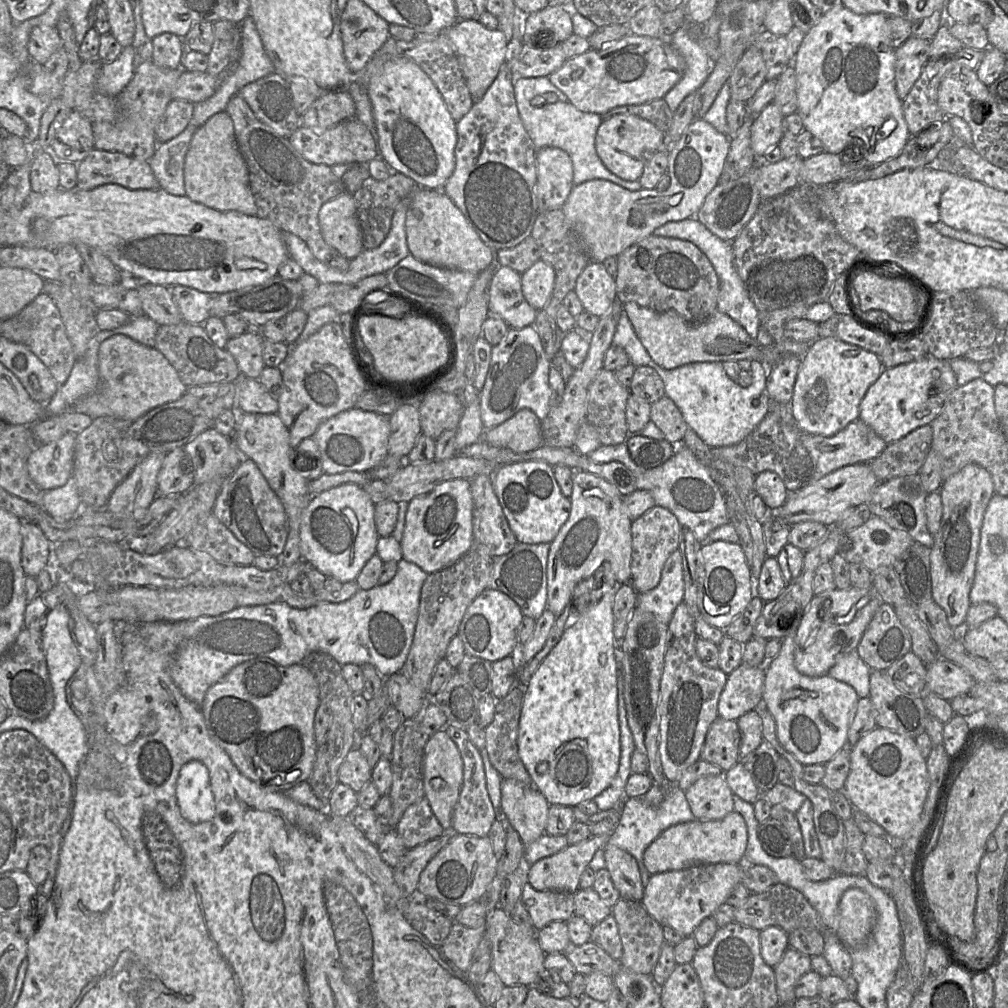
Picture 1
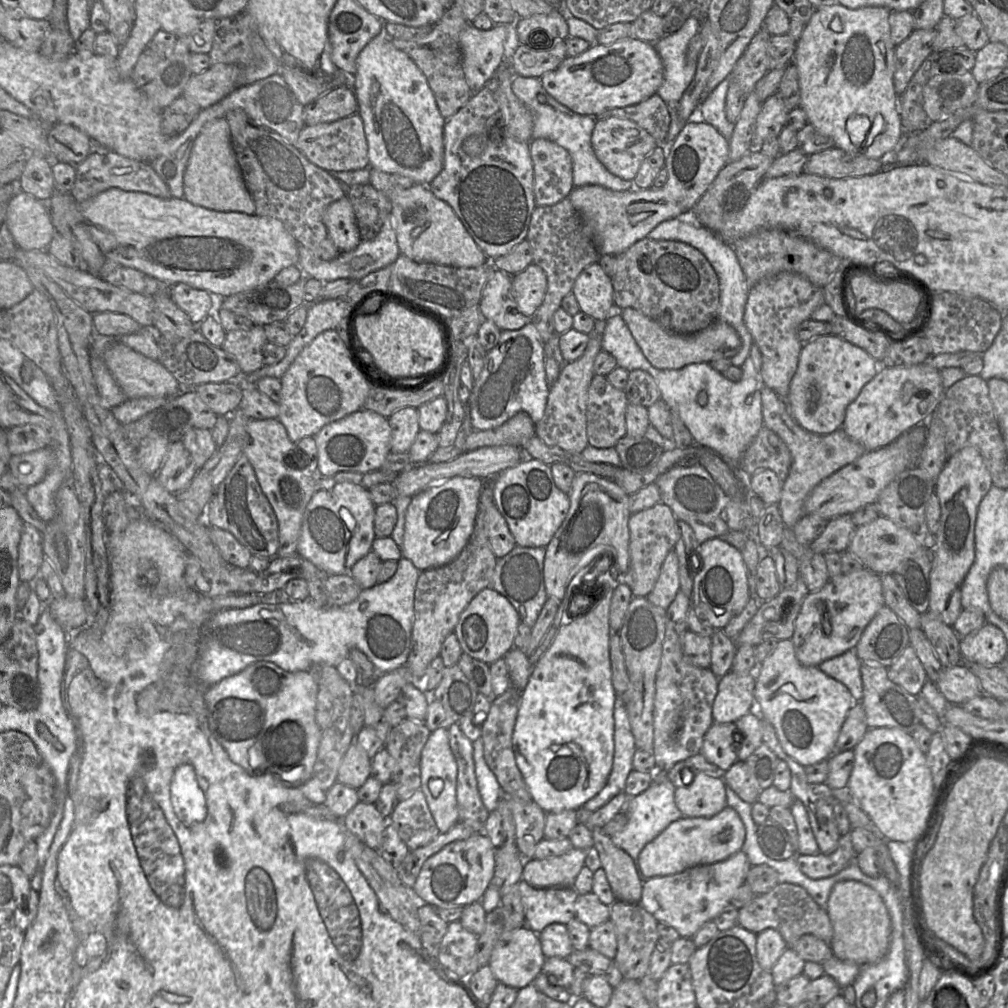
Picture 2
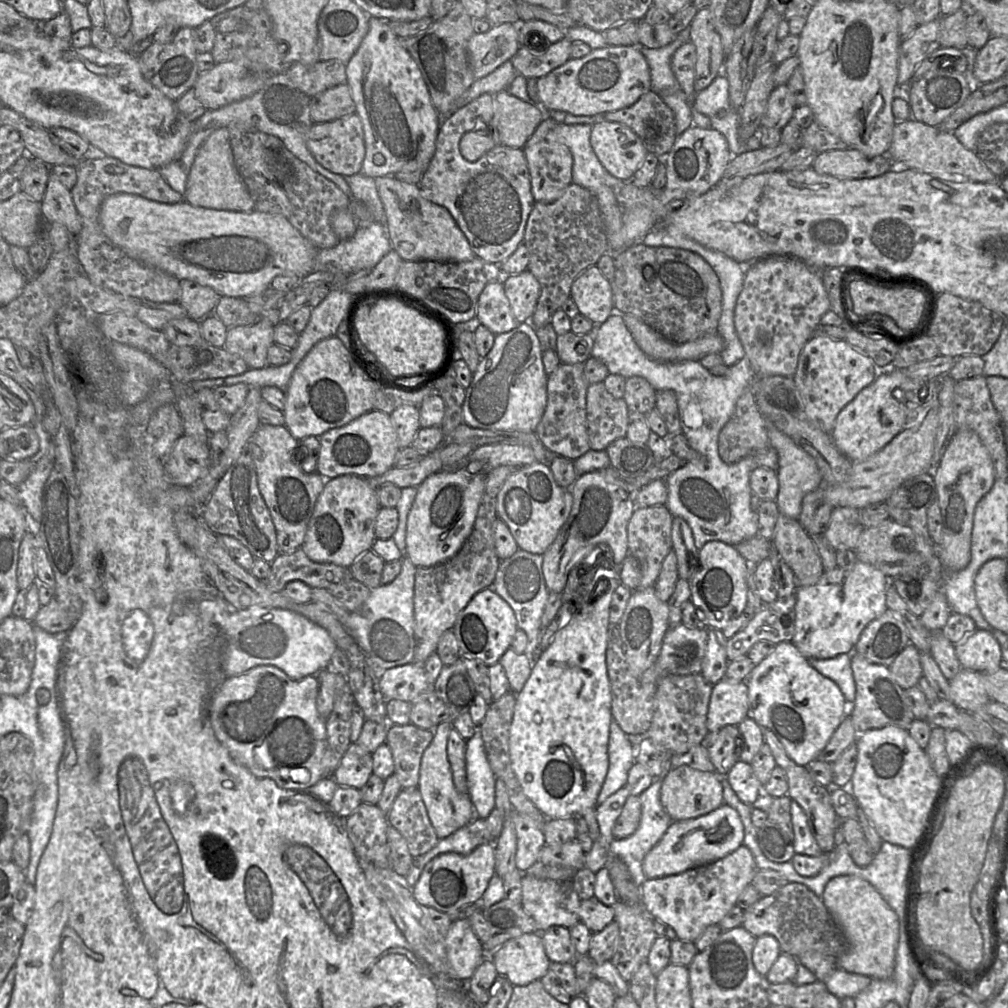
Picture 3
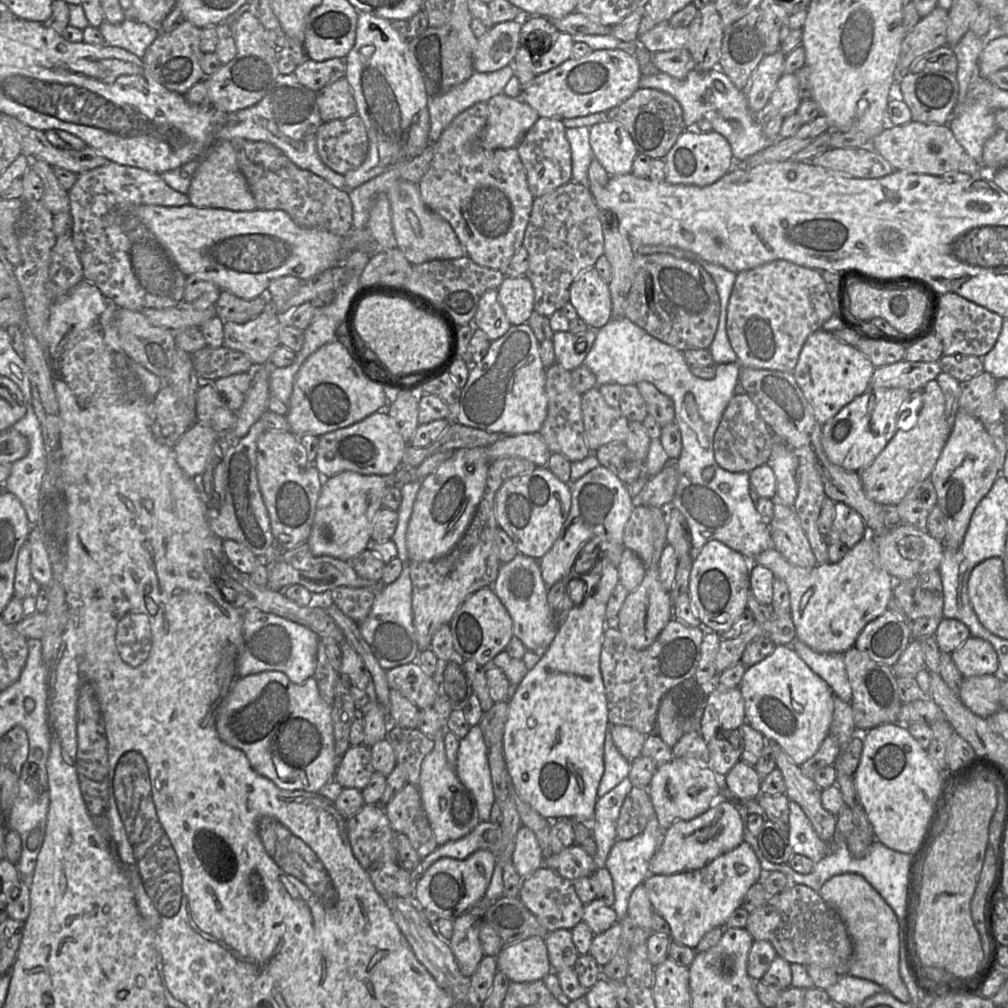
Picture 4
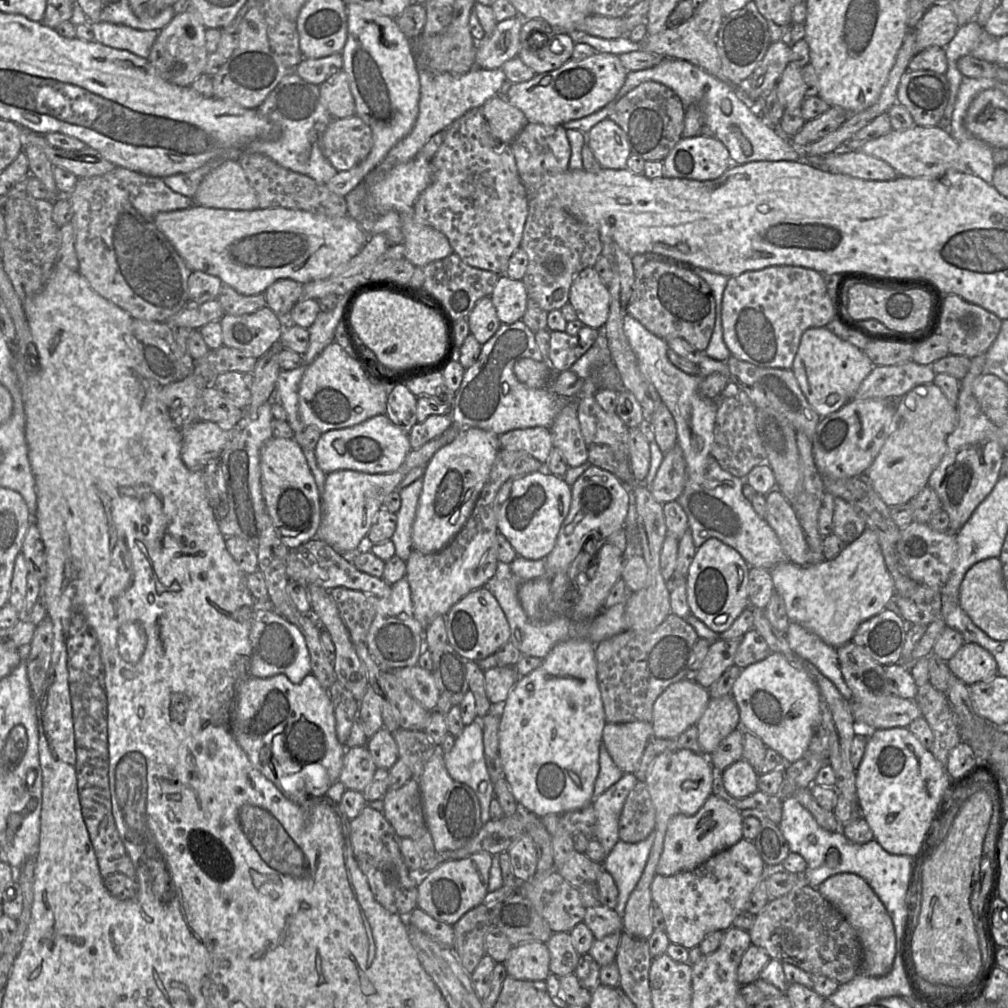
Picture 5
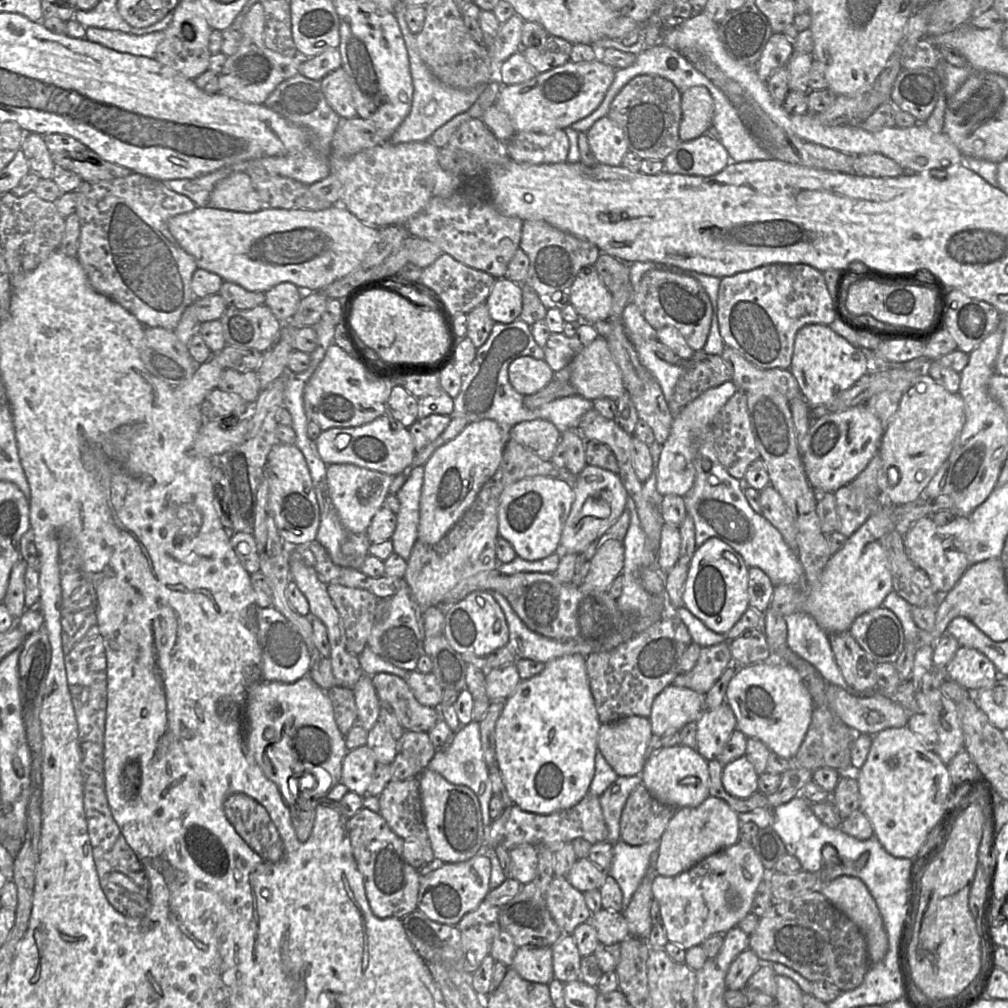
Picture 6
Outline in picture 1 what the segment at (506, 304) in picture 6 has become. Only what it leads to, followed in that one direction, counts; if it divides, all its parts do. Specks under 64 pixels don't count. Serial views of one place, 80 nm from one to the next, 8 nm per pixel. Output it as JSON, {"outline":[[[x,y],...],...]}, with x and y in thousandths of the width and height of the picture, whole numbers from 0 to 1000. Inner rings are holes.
{"outline":[[[536,257],[517,272],[519,294],[532,308],[537,308],[543,302],[548,293],[550,282],[550,267]]]}

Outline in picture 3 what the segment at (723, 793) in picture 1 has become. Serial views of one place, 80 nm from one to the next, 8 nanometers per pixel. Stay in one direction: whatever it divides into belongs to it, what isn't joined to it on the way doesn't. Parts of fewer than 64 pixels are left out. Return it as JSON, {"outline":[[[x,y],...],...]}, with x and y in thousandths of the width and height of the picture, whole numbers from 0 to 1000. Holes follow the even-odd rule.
{"outline":[[[682,759],[667,762],[658,772],[655,794],[668,813],[676,814],[703,808],[718,798],[717,772],[711,766],[695,765]]]}

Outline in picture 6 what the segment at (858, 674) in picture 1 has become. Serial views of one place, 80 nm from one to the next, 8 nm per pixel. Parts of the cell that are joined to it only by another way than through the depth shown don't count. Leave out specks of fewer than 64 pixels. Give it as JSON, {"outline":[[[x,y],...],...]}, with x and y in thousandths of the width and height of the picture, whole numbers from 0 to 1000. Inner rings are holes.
{"outline":[[[791,607],[778,611],[781,618],[781,640],[793,651],[804,657],[821,678],[835,682],[847,690],[864,689],[846,684],[836,673],[828,655],[822,630],[803,609]]]}

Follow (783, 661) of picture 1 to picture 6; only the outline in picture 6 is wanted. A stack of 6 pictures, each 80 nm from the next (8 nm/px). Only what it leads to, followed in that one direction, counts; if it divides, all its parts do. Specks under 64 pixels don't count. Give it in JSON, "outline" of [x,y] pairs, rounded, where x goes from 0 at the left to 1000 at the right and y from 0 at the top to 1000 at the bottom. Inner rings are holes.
{"outline":[[[760,654],[734,662],[723,677],[720,697],[731,713],[731,723],[756,735],[766,746],[787,753],[806,713],[807,693],[794,669],[776,655]]]}

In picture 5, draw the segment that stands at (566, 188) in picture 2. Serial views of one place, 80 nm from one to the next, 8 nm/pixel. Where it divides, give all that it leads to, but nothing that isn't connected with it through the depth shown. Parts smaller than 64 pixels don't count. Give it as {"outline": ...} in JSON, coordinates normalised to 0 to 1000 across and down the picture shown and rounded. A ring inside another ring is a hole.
{"outline":[[[524,122],[506,143],[515,175],[525,191],[538,181],[541,174],[561,171],[564,168],[566,146],[559,124],[542,125]]]}

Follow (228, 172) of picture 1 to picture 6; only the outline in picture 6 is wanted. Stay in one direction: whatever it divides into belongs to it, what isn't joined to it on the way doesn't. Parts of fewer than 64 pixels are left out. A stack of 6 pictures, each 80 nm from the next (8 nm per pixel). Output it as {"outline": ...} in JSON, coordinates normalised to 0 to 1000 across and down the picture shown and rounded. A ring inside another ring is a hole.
{"outline":[[[239,170],[221,177],[213,184],[208,192],[207,204],[245,211],[260,207],[248,175]]]}

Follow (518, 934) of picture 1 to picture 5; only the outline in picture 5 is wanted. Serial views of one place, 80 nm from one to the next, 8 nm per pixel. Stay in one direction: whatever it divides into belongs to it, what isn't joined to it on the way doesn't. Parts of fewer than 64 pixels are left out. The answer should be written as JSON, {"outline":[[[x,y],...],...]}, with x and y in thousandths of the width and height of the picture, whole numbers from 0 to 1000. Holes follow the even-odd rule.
{"outline":[[[526,934],[509,938],[498,955],[513,972],[541,973],[547,966],[546,946],[540,935]]]}

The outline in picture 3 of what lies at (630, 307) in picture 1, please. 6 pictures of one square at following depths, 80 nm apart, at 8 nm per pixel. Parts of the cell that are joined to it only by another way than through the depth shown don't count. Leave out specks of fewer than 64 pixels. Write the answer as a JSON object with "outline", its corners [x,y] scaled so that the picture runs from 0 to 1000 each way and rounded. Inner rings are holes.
{"outline":[[[626,312],[617,313],[629,338],[644,355],[655,359],[693,358],[702,351],[713,351],[719,344],[717,335],[705,331],[673,341],[666,339]]]}

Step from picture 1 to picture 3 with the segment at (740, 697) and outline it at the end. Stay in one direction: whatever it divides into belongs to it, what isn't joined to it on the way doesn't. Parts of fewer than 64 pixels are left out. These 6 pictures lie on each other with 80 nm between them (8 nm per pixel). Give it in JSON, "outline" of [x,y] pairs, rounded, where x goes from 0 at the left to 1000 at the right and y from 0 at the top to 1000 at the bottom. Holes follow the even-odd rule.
{"outline":[[[716,674],[706,684],[700,720],[703,726],[720,719],[731,720],[742,708],[742,681],[739,676]]]}

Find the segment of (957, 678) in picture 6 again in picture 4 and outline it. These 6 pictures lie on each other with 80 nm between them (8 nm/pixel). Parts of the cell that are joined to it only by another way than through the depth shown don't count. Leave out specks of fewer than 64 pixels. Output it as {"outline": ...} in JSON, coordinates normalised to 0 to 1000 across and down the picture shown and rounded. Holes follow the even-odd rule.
{"outline":[[[962,631],[943,648],[955,672],[991,669],[991,654],[985,640],[974,633]]]}

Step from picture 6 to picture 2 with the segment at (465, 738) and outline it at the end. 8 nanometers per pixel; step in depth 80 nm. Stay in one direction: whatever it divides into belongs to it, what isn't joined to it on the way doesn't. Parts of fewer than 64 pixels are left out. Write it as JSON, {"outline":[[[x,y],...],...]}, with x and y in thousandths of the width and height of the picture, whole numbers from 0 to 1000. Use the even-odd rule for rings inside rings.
{"outline":[[[475,731],[469,735],[468,740],[471,770],[477,794],[485,806],[491,805],[494,795],[499,789],[497,781],[481,755],[478,732]]]}

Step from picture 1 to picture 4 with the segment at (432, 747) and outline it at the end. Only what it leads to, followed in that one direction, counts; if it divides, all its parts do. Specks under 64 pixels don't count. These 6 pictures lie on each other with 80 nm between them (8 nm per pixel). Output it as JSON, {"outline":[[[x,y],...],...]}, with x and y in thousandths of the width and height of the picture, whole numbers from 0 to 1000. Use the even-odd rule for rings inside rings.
{"outline":[[[440,727],[428,731],[432,739],[419,755],[415,776],[419,799],[435,838],[462,829],[476,815],[469,788],[457,777],[450,762],[444,757]]]}

